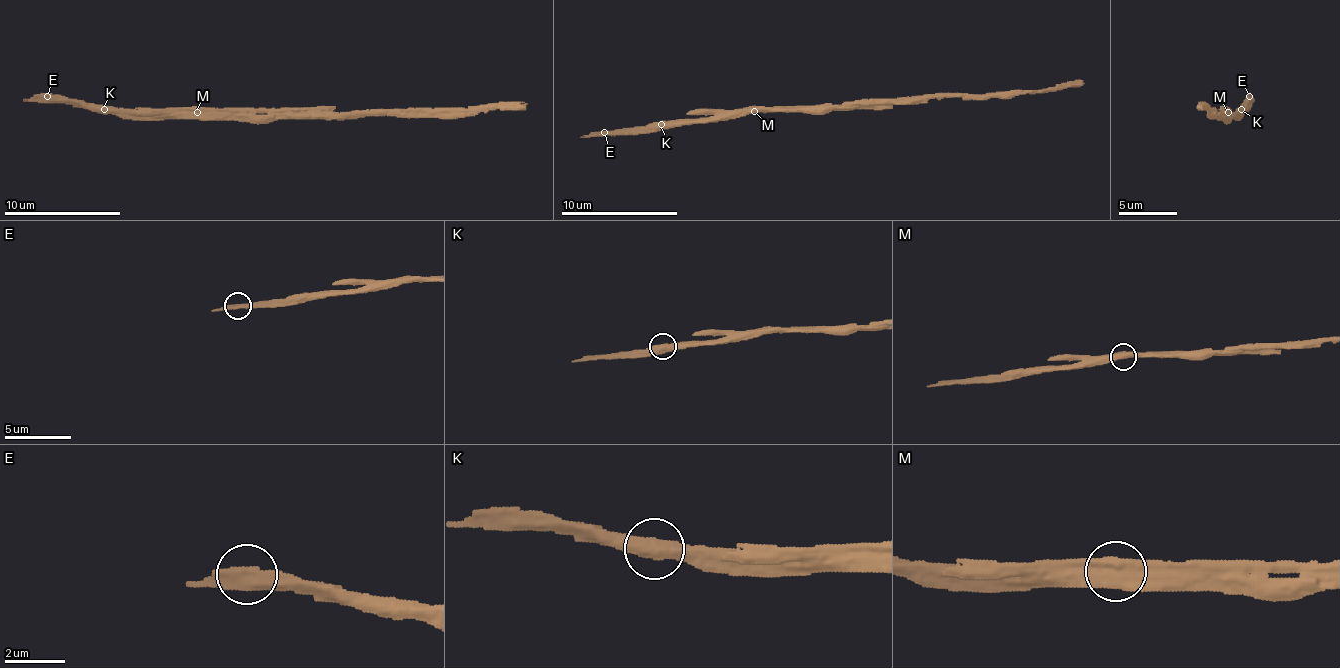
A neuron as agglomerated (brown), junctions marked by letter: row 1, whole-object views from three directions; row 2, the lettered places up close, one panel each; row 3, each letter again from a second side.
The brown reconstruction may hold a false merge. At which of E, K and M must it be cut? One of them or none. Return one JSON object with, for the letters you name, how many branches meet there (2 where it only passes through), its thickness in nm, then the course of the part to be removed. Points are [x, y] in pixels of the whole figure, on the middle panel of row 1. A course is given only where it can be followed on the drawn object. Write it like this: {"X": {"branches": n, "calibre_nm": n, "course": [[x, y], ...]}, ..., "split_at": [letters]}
{"M": {"branches": 2, "calibre_nm": 550, "course": [[753, 111], [886, 109], [892, 106]]}, "split_at": ["M"]}

